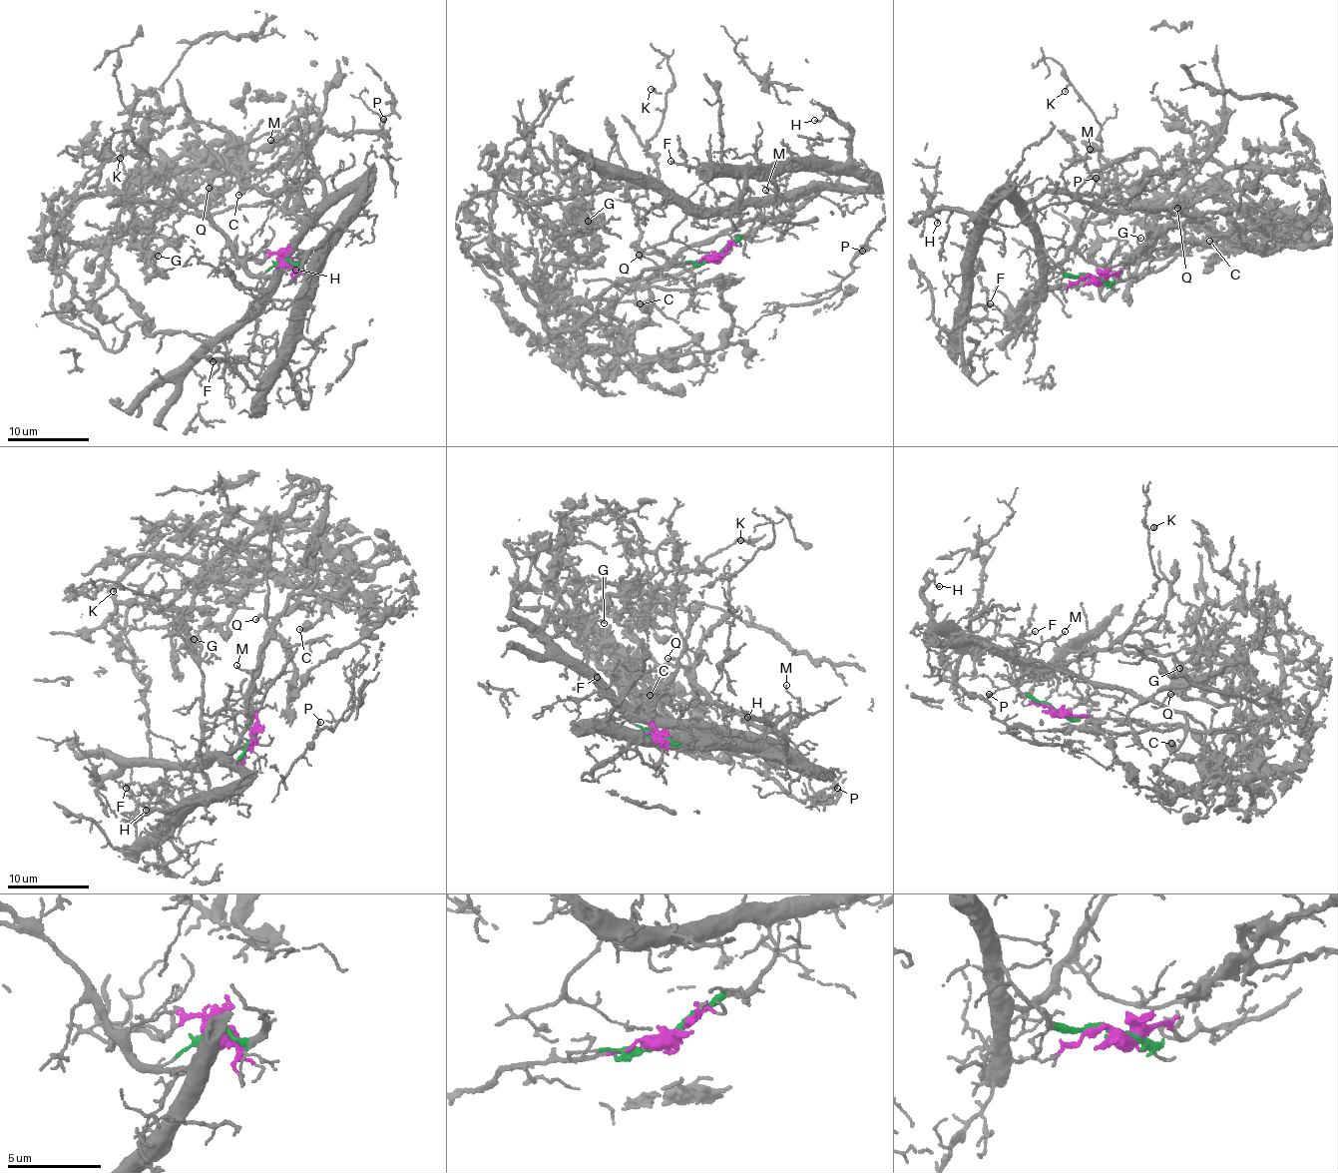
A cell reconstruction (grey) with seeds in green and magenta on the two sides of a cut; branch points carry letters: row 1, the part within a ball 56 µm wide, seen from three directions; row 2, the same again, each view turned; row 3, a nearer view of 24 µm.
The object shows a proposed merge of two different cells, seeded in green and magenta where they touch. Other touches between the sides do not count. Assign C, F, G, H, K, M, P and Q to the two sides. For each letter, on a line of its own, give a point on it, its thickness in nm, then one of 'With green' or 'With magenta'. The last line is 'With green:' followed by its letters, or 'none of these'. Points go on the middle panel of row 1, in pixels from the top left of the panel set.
C: Place: (640, 303). Thickness 360 nm. With magenta
F: Place: (670, 161). Thickness 130 nm. With green
G: Place: (588, 221). Thickness 140 nm. With magenta
H: Place: (814, 120). Thickness 130 nm. With green
K: Place: (651, 89). Thickness 120 nm. With green
M: Place: (765, 190). Thickness 100 nm. With green
P: Place: (862, 251). Thickness 130 nm. With green
Q: Place: (639, 255). Thickness 150 nm. With green
With green: F, H, K, M, P, Q

